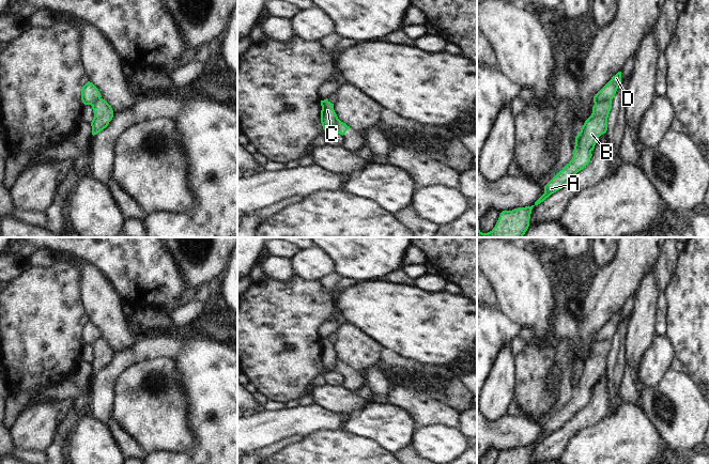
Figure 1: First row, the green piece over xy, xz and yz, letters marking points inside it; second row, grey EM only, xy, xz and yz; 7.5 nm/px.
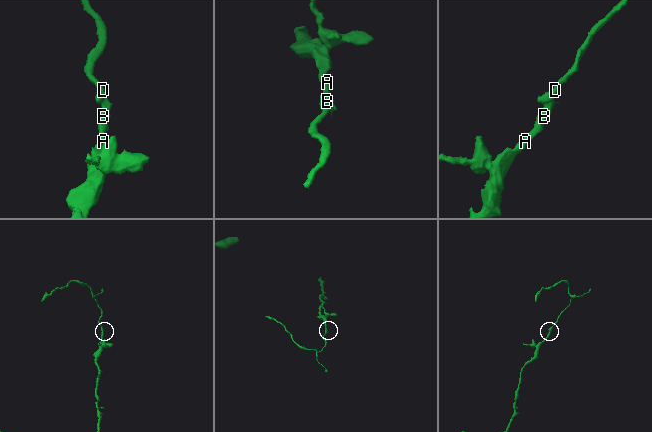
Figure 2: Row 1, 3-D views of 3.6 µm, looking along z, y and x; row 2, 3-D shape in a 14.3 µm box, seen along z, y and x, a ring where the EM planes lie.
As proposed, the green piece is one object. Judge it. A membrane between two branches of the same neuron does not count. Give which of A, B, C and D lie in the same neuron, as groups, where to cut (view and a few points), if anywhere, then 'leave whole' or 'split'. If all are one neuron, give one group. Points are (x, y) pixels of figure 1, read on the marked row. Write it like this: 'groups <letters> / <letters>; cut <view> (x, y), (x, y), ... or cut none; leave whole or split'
groups A B / C D; cut yz (611, 99), (601, 99), (595, 104); split

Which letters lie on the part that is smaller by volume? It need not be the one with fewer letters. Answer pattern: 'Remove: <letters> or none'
Remove: C, D

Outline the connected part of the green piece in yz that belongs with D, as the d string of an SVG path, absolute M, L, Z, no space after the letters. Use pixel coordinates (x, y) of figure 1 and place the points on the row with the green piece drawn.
M618 72L612 79L594 96L594 103L601 100L612 100L621 82L621 72Z

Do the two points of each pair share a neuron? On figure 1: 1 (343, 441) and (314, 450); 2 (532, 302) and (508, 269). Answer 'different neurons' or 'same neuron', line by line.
1: same neuron
2: same neuron

